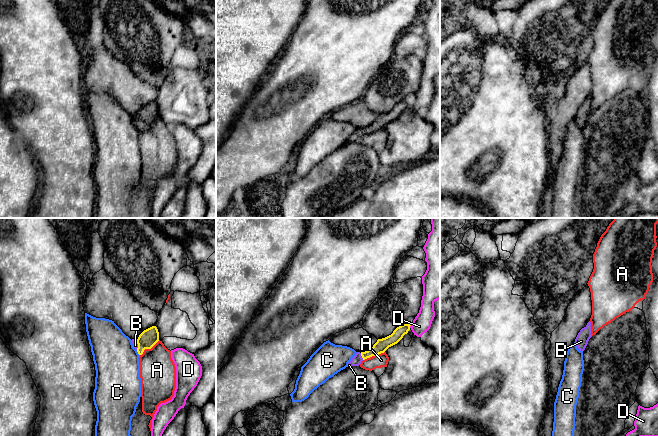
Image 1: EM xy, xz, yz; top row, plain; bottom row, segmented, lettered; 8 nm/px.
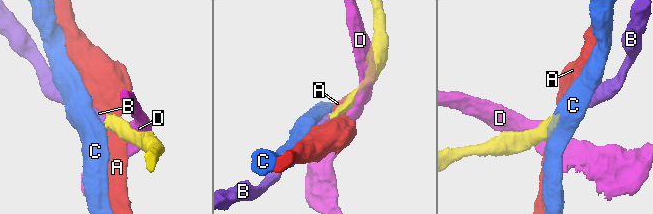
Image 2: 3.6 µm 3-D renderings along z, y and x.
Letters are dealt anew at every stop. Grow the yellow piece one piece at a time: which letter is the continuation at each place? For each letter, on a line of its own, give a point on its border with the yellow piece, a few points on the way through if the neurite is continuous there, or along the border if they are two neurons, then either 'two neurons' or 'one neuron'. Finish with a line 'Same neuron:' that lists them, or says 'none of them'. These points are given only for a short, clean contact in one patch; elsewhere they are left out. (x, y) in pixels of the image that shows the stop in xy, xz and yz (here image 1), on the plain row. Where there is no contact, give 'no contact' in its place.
A: xz (373, 131) | two neurons
B: xz (361, 131) | across xz (381, 121), (372, 128), (361, 131), (357, 135) | one neuron
C: xy (138, 129) | along xy (136, 126), (139, 131) | two neurons
D: xz (410, 101) | two neurons
Same neuron: B

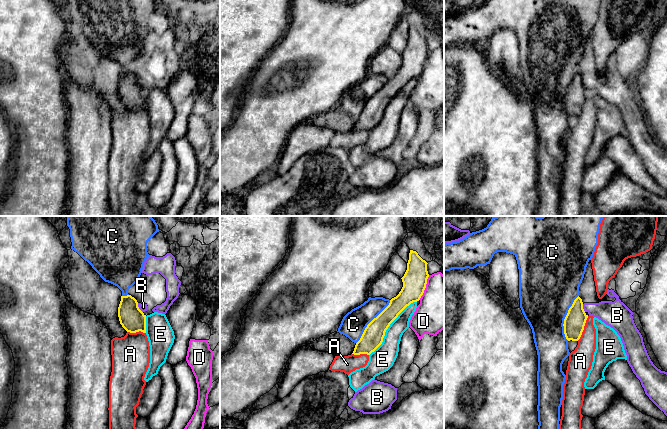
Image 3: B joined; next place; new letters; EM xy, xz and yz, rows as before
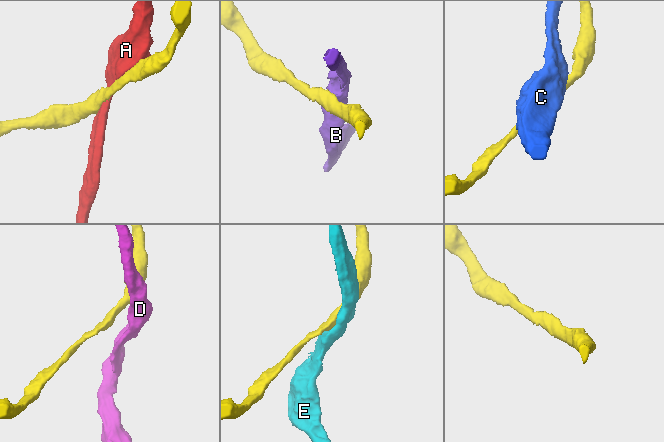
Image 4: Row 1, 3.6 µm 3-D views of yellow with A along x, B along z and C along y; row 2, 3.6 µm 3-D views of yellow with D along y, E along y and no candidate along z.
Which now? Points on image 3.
A: yz (583, 104) | two neurons
B: xy (138, 84) | along xy (137, 79), (142, 88) | two neurons
C: yz (565, 94) | two neurons
D: xz (425, 63) | along xz (429, 51), (424, 68), (419, 75) | two neurons
E: xz (389, 101) | two neurons
Same neuron: none of them

